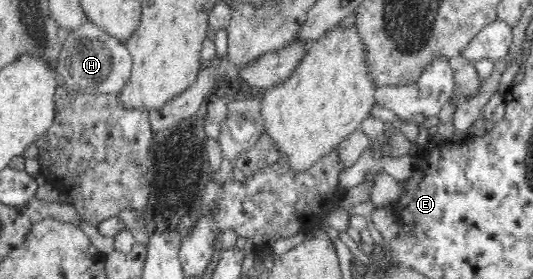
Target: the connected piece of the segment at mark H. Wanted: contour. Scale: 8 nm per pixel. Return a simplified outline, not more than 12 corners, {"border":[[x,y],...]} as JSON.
{"border":[[91,21],[70,31],[62,87],[118,93],[131,82],[126,42]]}

